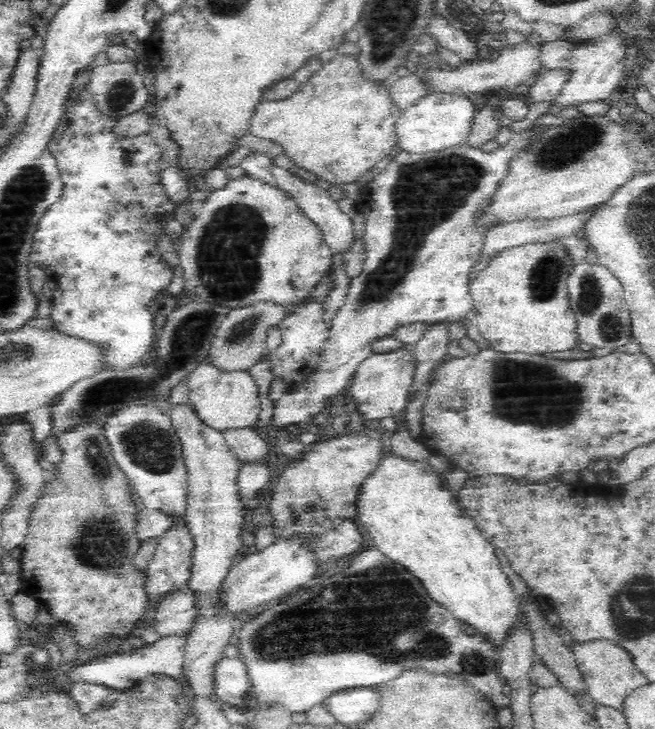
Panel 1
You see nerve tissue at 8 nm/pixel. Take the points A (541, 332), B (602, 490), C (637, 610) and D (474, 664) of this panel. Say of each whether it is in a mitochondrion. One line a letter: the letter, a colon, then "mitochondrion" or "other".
A: other
B: other
C: mitochondrion
D: mitochondrion

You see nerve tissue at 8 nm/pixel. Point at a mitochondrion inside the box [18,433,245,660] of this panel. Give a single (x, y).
(103, 546)

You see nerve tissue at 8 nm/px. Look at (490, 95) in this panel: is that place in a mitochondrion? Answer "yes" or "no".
no

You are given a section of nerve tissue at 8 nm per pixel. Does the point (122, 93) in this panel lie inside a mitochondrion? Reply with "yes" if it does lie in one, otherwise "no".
yes

